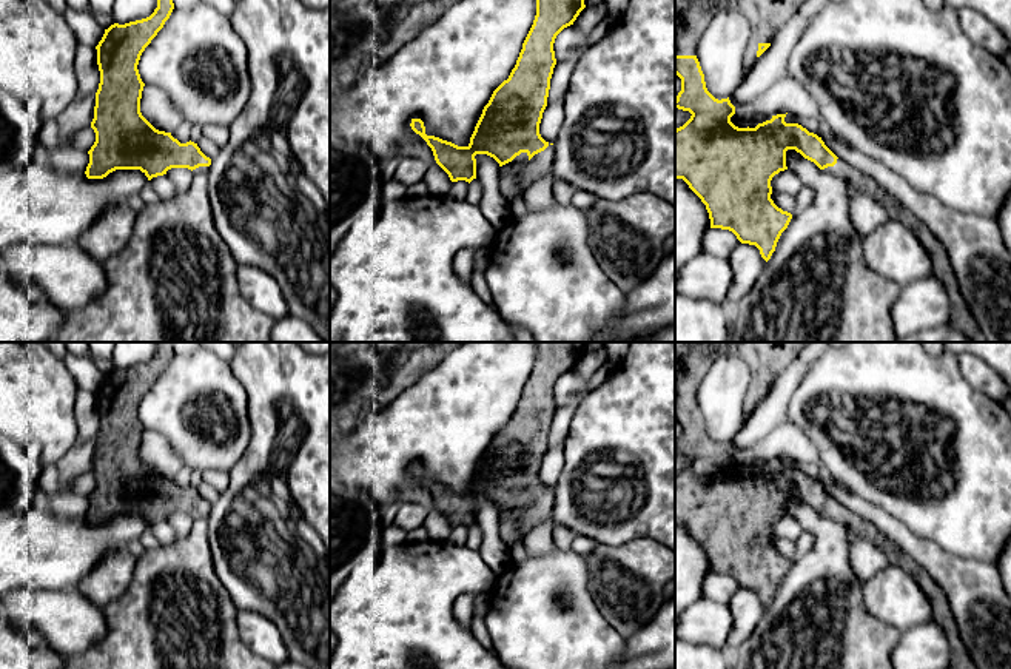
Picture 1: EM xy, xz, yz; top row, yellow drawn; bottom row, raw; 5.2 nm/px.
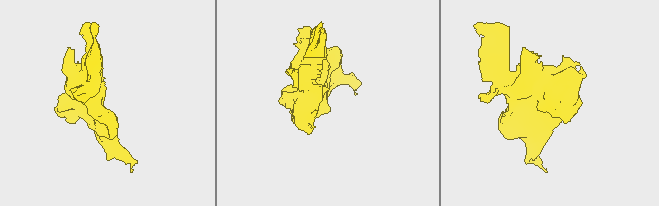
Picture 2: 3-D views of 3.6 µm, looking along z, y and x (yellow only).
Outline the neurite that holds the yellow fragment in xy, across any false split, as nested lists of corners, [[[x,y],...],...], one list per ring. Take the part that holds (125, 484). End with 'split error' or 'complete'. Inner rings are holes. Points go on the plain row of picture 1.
[[[159,342],[149,362],[111,370],[96,392],[100,429],[91,467],[96,487],[88,496],[88,524],[103,524],[116,515],[140,515],[148,526],[171,513],[208,518],[211,504],[197,489],[180,489],[171,478],[156,475],[140,458],[145,429],[137,410],[173,355],[173,342]]] | split error

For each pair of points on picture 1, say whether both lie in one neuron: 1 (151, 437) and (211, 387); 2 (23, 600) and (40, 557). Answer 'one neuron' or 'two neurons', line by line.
1: two neurons
2: two neurons

